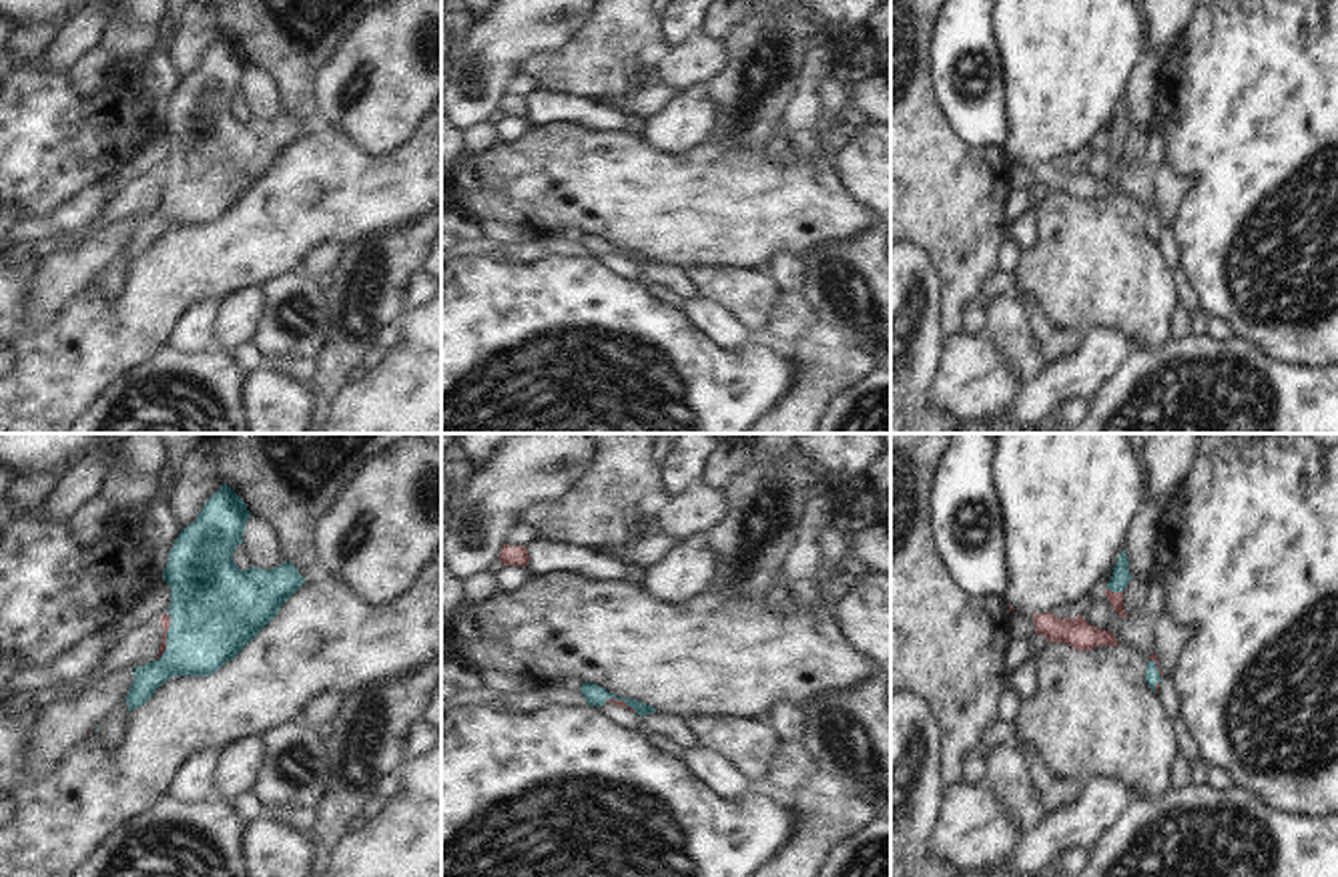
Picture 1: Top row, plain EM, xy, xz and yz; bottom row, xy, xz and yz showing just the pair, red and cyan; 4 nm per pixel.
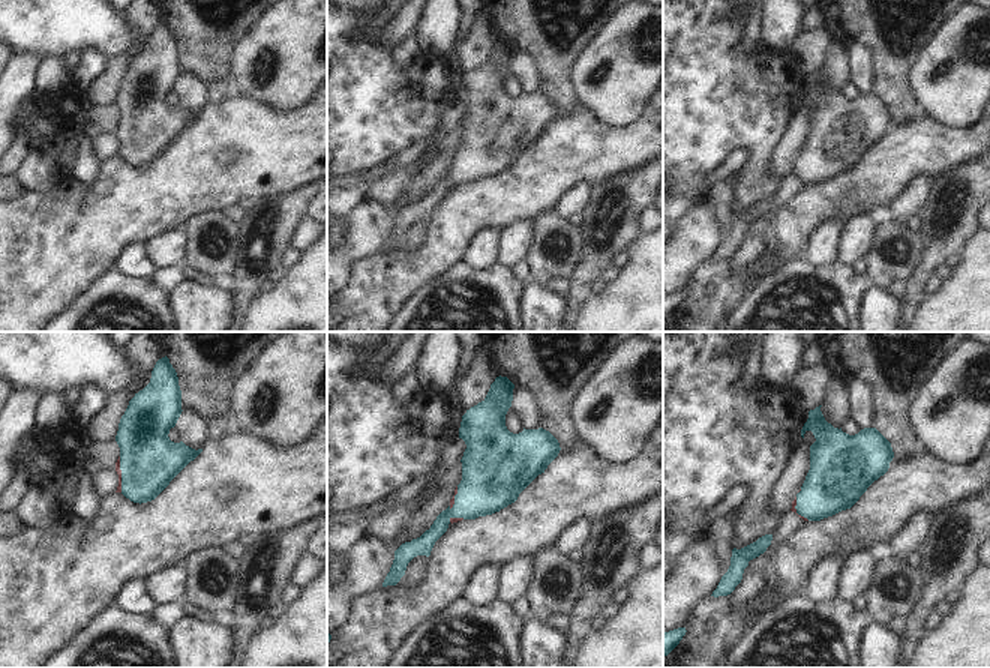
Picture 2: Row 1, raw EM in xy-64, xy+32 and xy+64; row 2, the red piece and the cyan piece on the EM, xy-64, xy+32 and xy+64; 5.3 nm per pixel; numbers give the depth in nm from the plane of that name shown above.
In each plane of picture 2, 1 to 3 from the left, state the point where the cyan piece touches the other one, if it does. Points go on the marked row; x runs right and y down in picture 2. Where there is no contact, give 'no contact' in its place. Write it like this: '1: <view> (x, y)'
1: xy-64 (120, 475)
2: xy+32 (453, 499)
3: xy+64 (795, 511)

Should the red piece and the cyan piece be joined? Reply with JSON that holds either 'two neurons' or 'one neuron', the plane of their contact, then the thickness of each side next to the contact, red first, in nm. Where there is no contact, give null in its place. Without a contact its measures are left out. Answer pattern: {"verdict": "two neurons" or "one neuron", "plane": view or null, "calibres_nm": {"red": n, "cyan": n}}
{"verdict": "one neuron", "plane": "xy", "calibres_nm": {"red": 50, "cyan": 380}}

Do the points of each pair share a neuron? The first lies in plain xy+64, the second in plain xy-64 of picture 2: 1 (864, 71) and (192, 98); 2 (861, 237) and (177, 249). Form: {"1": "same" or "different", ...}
{"1": "same", "2": "same"}

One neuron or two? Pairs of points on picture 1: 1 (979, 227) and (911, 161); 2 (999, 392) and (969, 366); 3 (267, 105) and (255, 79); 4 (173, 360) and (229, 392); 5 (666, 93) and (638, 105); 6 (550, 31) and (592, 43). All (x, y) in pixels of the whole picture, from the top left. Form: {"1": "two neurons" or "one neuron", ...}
{"1": "one neuron", "2": "one neuron", "3": "one neuron", "4": "one neuron", "5": "one neuron", "6": "two neurons"}

